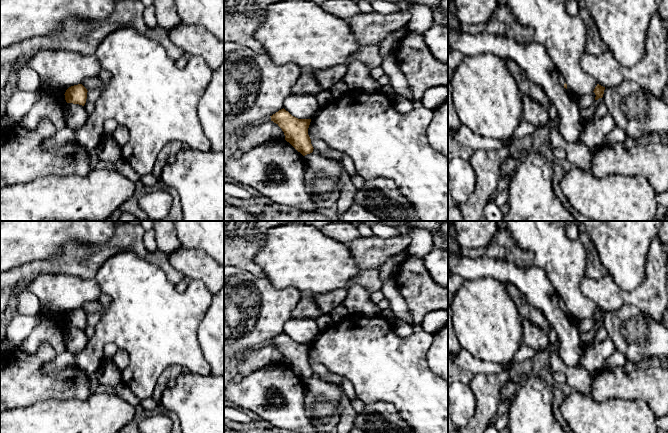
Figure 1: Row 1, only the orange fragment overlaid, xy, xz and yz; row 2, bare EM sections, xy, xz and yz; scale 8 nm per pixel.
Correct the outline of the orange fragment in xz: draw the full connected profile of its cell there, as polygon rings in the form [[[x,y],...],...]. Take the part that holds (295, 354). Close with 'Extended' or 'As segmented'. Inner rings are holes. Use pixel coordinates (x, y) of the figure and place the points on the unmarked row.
[[[284,332],[273,338],[271,345],[276,347],[284,356],[285,364],[303,380],[313,376],[308,352],[311,343],[298,343]]]. As segmented

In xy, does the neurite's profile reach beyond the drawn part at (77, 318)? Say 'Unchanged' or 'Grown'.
Unchanged

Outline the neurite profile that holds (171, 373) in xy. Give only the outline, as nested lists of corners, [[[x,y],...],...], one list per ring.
[[[172,365],[165,369],[161,376],[158,378],[151,397],[159,403],[163,392],[167,388],[168,382],[170,380],[176,380],[176,378],[183,370],[184,369],[179,365]]]

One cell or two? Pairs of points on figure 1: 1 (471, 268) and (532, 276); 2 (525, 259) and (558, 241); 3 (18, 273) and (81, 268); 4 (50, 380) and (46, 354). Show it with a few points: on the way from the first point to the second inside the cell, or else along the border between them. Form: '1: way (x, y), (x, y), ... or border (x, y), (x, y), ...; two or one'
1: way (486, 268), (499, 269), (517, 276); one
2: border (515, 240), (521, 248), (533, 254), (534, 264); two
3: way (34, 269), (41, 266), (65, 266); one
4: way (43, 377), (37, 371), (37, 363), (39, 361); one

